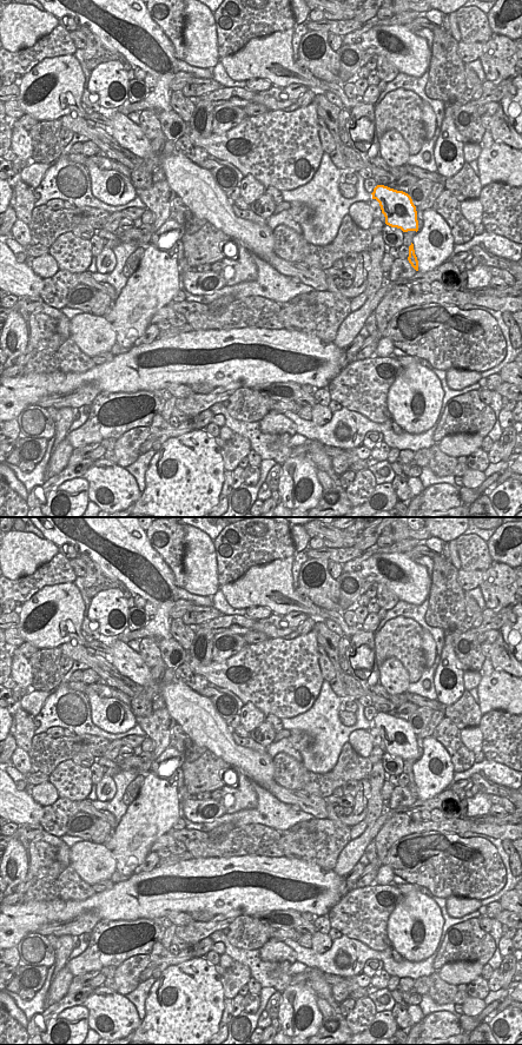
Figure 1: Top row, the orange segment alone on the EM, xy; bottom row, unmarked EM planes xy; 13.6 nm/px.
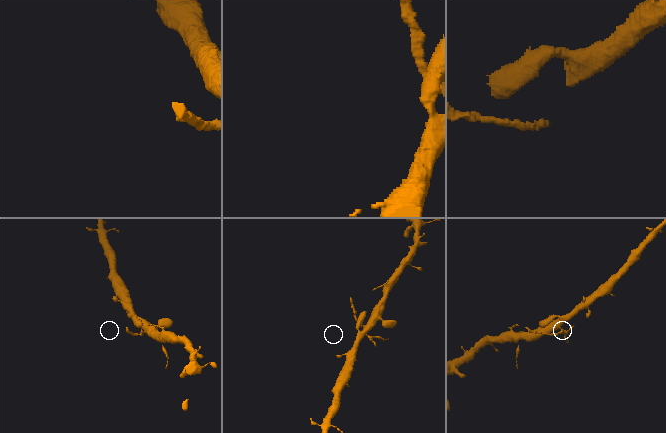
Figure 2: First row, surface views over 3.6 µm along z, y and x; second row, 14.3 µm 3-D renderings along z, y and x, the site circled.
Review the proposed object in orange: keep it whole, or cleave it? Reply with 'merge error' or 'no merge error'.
merge error

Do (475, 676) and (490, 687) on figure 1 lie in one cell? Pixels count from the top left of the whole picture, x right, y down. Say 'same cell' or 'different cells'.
different cells

